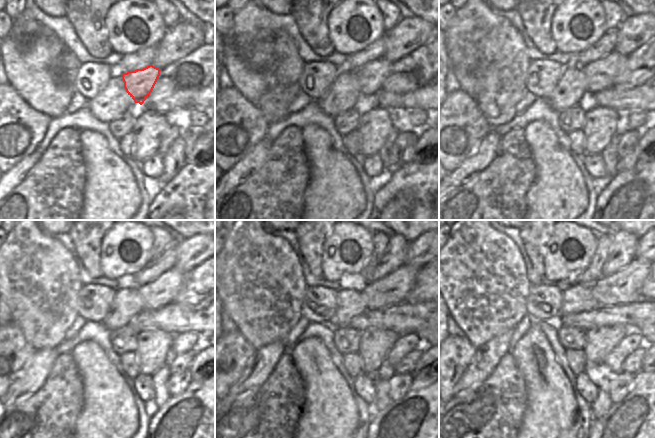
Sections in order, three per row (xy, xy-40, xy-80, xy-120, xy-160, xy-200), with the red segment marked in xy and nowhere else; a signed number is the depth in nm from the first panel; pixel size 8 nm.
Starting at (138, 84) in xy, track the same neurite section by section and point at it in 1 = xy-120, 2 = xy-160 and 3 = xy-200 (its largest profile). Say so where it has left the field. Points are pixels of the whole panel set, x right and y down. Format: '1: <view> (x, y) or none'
1: xy-120 (162, 291)
2: xy-160 (393, 289)
3: xy-200 (624, 286)

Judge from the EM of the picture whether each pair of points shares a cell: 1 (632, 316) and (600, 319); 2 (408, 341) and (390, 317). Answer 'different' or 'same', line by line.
1: same
2: different

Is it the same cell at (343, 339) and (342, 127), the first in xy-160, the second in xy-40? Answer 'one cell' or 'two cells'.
one cell

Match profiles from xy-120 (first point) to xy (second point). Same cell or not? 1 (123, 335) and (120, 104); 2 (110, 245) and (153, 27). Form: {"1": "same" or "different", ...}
{"1": "different", "2": "same"}

